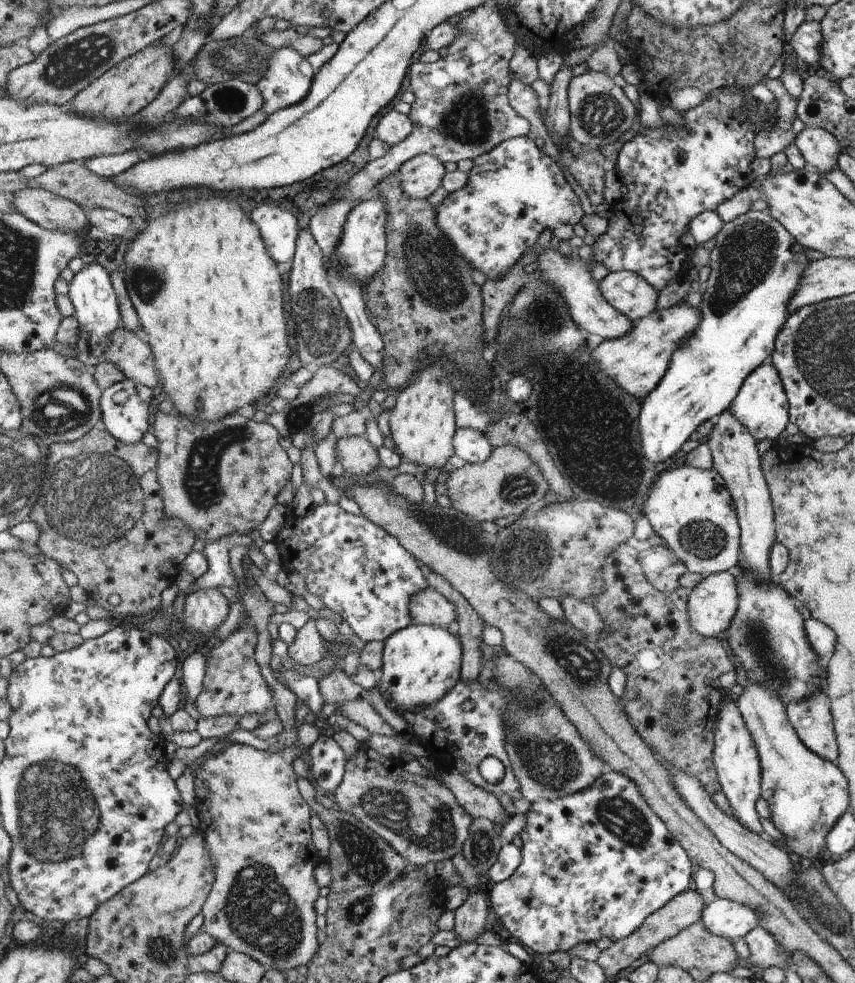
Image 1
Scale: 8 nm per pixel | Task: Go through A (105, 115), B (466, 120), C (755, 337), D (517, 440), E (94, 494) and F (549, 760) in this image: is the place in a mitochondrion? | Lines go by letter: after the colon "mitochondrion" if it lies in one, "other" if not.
A: other
B: mitochondrion
C: other
D: other
E: mitochondrion
F: mitochondrion

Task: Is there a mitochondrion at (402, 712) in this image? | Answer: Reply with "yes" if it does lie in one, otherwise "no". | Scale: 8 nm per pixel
no

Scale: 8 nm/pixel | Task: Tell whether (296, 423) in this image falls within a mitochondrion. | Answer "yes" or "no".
no

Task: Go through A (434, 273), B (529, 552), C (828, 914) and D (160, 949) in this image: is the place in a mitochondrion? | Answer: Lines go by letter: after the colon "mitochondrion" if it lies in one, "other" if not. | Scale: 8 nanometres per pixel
A: mitochondrion
B: mitochondrion
C: mitochondrion
D: mitochondrion

